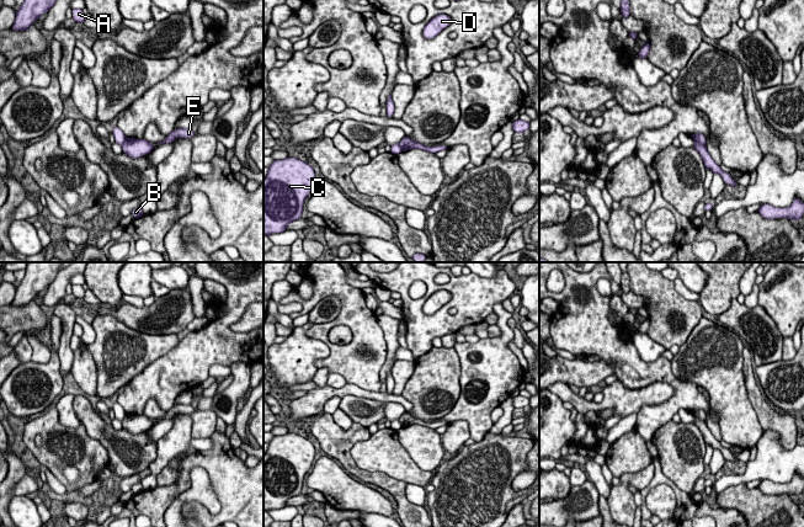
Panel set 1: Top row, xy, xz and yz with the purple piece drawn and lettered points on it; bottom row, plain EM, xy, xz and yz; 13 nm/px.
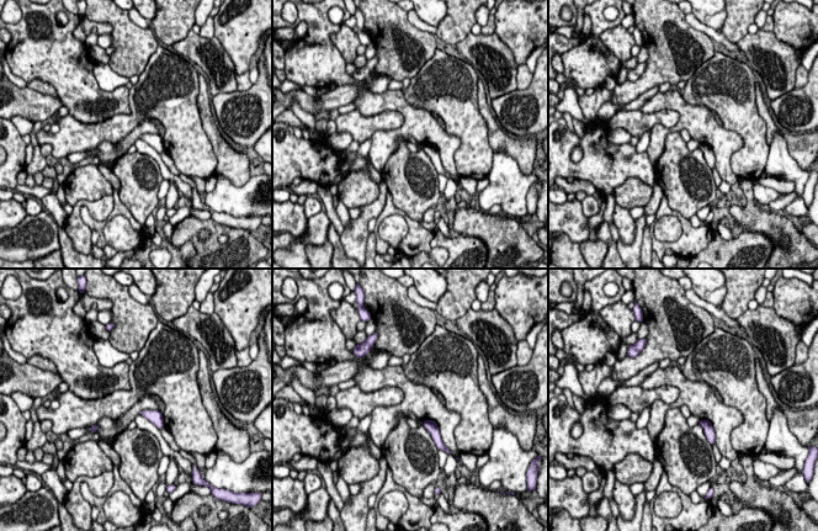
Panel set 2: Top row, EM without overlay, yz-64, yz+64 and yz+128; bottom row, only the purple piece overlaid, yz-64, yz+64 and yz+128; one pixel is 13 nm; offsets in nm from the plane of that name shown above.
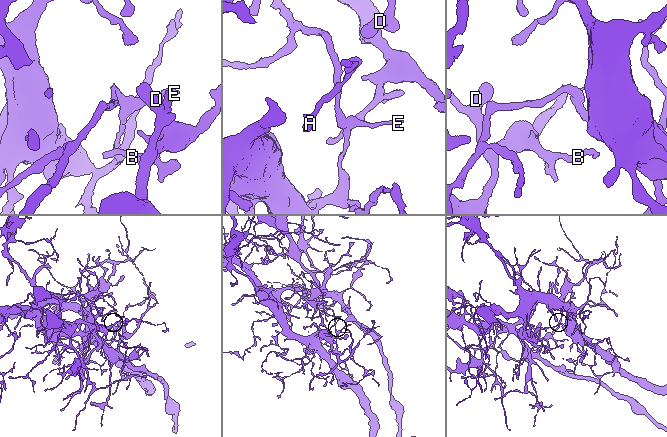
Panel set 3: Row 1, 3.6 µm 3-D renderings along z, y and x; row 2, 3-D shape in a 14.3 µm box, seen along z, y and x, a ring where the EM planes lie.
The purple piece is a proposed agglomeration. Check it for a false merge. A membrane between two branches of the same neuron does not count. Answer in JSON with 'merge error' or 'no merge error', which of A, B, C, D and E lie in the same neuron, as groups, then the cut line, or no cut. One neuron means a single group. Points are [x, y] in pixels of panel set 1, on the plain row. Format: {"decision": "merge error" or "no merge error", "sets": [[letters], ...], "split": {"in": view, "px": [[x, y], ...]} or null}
{"decision": "merge error", "sets": [["A", "C", "E"], ["B", "D"]], "split": {"in": "yz", "px": [[695, 415], [704, 421]]}}

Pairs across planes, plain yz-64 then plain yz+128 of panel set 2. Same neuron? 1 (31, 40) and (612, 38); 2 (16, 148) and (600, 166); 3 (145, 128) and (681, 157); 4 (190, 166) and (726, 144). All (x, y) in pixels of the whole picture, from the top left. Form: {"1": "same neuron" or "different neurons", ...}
{"1": "different neurons", "2": "same neuron", "3": "different neurons", "4": "different neurons"}

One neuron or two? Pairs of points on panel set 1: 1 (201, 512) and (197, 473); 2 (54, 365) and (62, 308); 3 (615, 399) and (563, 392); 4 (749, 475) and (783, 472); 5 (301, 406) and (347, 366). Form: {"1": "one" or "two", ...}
{"1": "two", "2": "two", "3": "one", "4": "one", "5": "two"}

